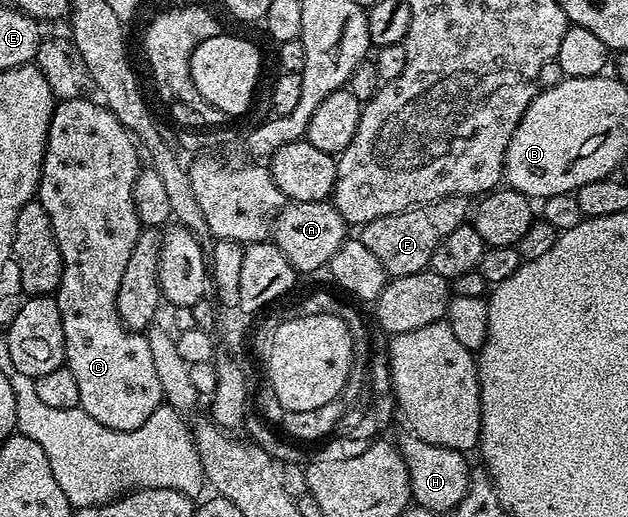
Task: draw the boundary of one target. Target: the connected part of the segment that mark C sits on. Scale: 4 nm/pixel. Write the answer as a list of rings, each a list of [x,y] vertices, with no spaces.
[[[82,96],[66,98],[54,105],[36,197],[51,216],[55,240],[63,256],[63,276],[55,297],[59,316],[63,316],[65,366],[79,386],[79,406],[99,420],[99,424],[117,430],[139,428],[163,404],[148,337],[122,325],[116,308],[120,280],[143,229],[133,199],[135,180],[142,169],[143,158],[134,136],[100,101],[92,102],[89,96]]]

